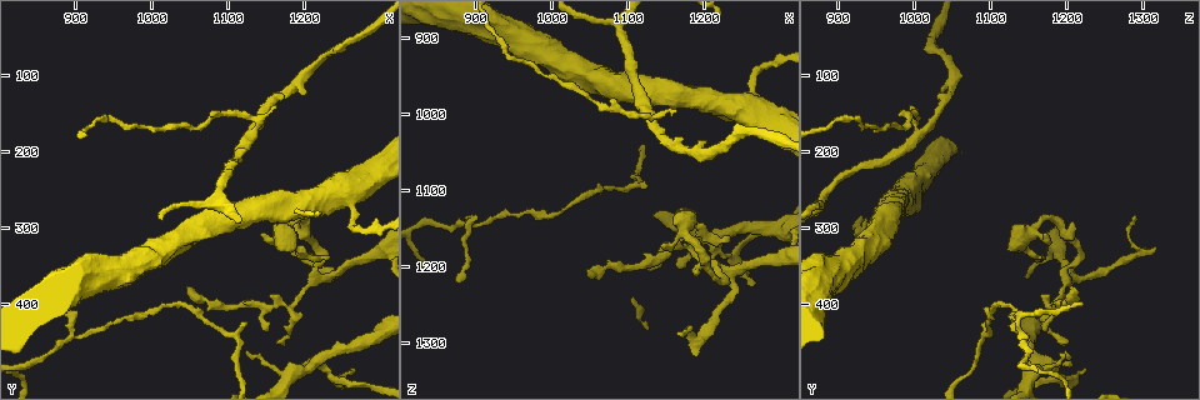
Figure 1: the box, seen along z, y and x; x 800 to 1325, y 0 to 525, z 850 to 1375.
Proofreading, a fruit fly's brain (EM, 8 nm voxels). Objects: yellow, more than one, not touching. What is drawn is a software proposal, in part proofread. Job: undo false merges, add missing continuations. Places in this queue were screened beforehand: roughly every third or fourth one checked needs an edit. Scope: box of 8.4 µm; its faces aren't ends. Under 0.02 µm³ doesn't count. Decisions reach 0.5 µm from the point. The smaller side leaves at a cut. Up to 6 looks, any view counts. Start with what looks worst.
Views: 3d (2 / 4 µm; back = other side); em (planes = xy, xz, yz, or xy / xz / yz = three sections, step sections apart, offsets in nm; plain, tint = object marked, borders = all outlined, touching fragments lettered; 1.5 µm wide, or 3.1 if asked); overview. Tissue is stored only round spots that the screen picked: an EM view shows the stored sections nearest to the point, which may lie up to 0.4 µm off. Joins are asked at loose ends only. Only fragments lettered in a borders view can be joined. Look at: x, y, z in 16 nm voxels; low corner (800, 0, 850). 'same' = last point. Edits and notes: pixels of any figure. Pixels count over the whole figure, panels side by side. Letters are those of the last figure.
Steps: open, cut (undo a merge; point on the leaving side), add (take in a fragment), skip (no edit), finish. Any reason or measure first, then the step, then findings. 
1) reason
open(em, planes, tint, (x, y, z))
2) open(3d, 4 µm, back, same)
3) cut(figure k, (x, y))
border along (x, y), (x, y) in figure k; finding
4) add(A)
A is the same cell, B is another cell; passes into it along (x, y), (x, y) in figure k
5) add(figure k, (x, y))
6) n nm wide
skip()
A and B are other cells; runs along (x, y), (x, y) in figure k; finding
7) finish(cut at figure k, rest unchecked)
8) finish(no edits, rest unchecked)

open(3d, 2 µm, (1265, 480, 1225))

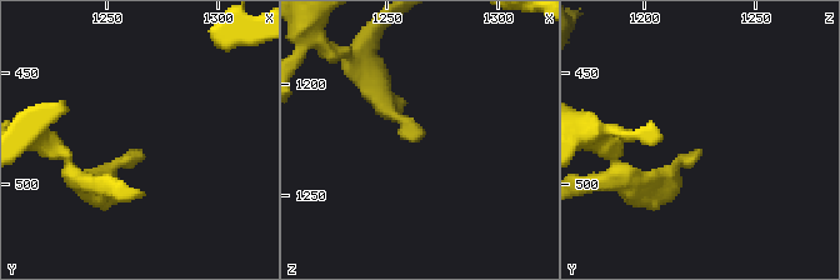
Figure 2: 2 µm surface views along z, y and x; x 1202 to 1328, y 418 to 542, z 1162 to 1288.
need the tissue
open(em, planes, tint, (1264, 485, 1224))

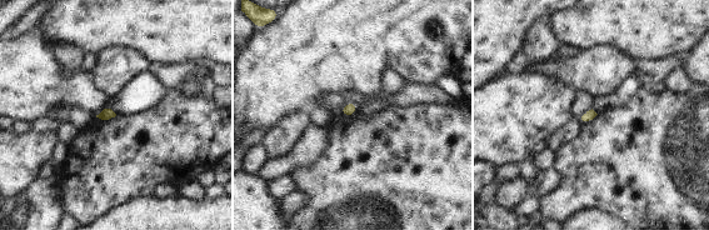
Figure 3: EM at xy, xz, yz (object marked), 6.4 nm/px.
what lies round it
open(em, planes, borders, same)

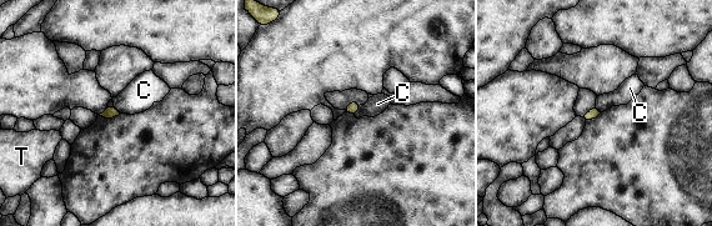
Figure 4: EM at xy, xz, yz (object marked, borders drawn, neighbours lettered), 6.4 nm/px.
skip()
C and T are other cells; border along (362, 105), (355, 115) in figure 4; none of them fits

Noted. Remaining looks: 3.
abrupt turn
open(em, xz, step 8, tint, (1175, 405, 1175))

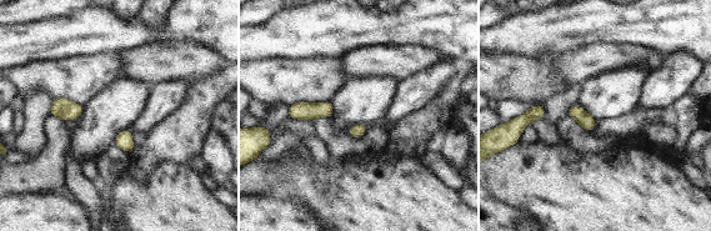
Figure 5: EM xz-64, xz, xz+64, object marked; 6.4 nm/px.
open(em, planes, tint, same)

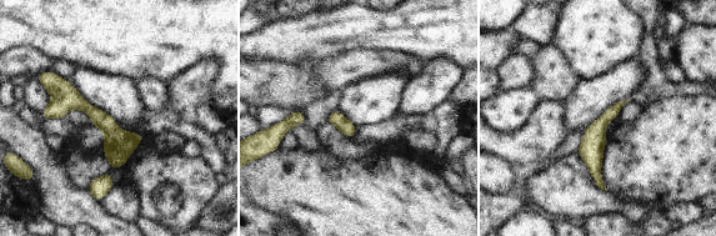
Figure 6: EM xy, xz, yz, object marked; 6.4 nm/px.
see the neighbours
open(em, planes, borders, same)

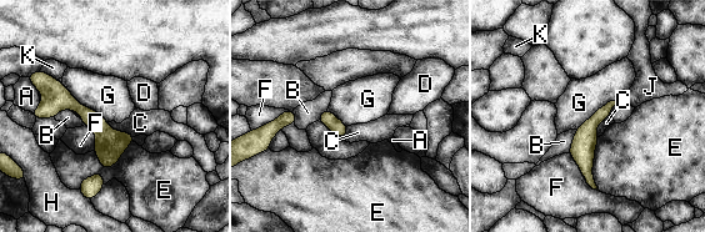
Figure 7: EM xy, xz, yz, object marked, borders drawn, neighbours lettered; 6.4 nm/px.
skip()
A, B, C, D, E, F, G, H, J and K are other cells; runs along (31, 77), (79, 107), (114, 160) in figure 7; one neuron here

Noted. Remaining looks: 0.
finish(no edits, rest unchecked)

